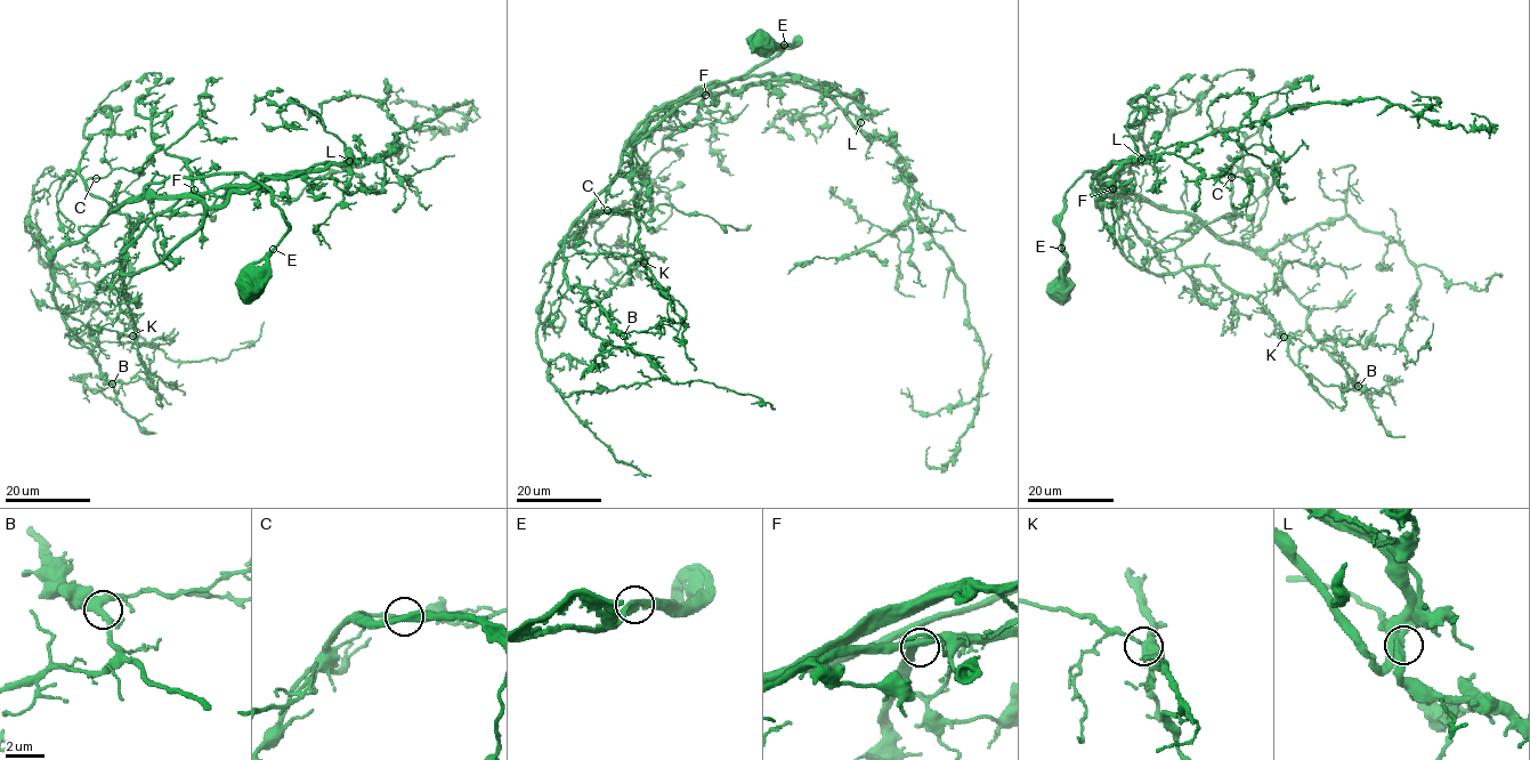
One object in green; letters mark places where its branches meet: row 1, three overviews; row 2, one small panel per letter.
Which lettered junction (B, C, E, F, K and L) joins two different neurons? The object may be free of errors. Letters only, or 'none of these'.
none of these

